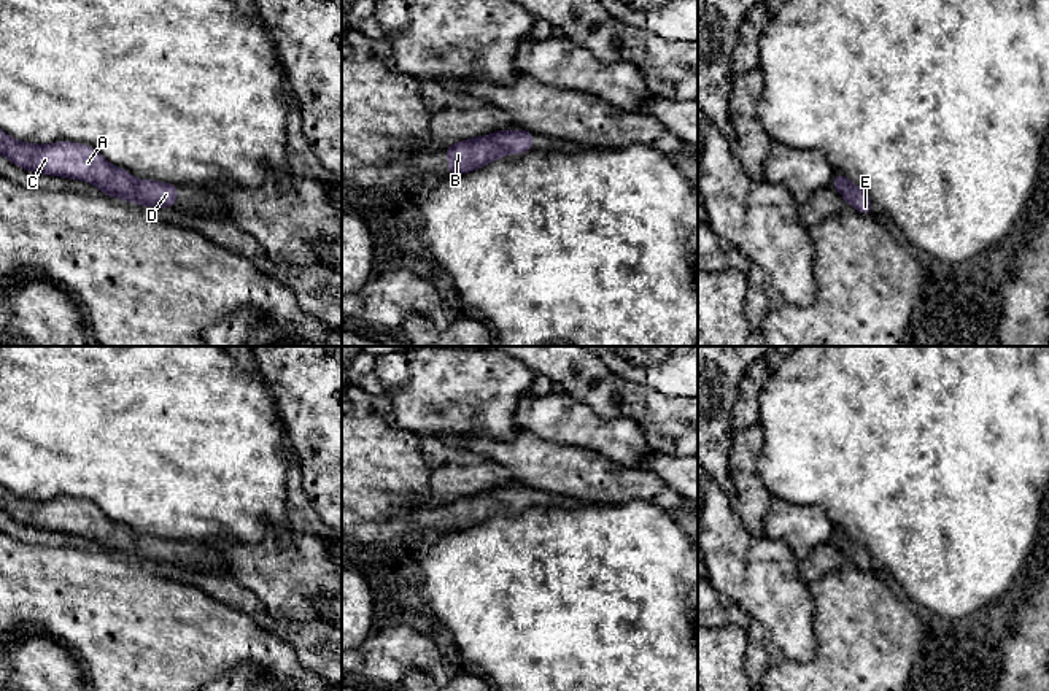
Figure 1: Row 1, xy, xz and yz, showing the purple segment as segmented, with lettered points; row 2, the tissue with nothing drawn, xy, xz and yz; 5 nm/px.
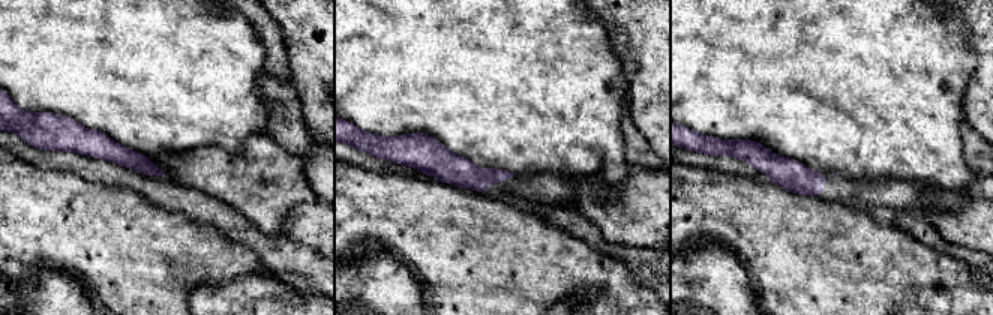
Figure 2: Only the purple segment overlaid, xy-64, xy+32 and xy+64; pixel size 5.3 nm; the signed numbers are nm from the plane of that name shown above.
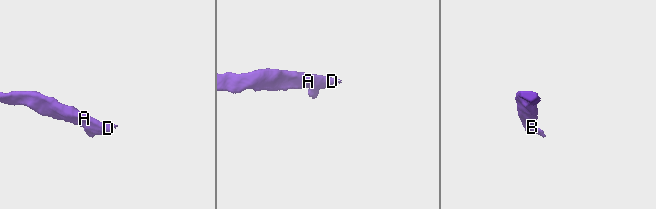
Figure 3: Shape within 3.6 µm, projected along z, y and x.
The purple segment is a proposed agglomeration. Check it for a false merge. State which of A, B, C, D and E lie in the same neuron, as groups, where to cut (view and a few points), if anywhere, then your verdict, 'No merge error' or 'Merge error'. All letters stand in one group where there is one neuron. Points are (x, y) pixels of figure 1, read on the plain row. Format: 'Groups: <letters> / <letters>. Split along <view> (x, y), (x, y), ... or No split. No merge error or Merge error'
Groups: A B C D E. No split. No merge error

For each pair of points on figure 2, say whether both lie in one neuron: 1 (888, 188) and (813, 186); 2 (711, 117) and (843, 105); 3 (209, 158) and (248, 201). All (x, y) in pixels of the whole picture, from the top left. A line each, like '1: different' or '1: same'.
1: same
2: same
3: same

